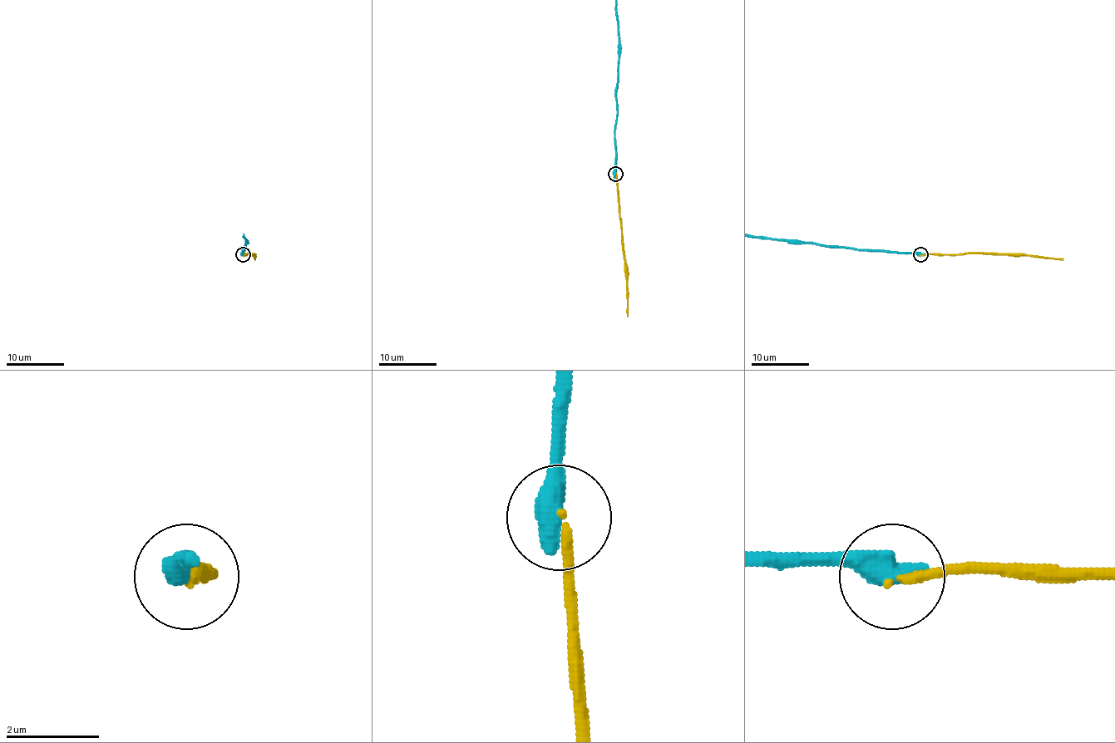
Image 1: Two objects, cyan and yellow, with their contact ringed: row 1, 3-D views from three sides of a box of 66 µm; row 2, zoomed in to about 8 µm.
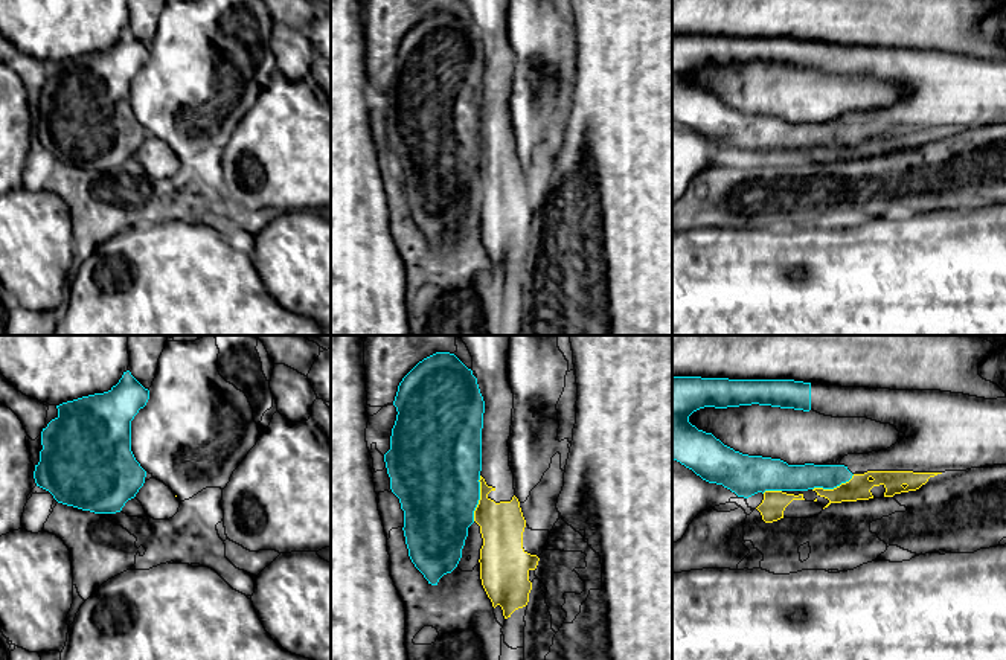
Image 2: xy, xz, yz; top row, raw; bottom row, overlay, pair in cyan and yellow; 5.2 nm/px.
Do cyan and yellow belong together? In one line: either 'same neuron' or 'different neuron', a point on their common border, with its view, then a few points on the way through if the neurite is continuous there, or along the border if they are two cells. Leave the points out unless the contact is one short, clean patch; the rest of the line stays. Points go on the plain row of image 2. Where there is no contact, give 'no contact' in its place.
different neuron | xz (479, 157)

